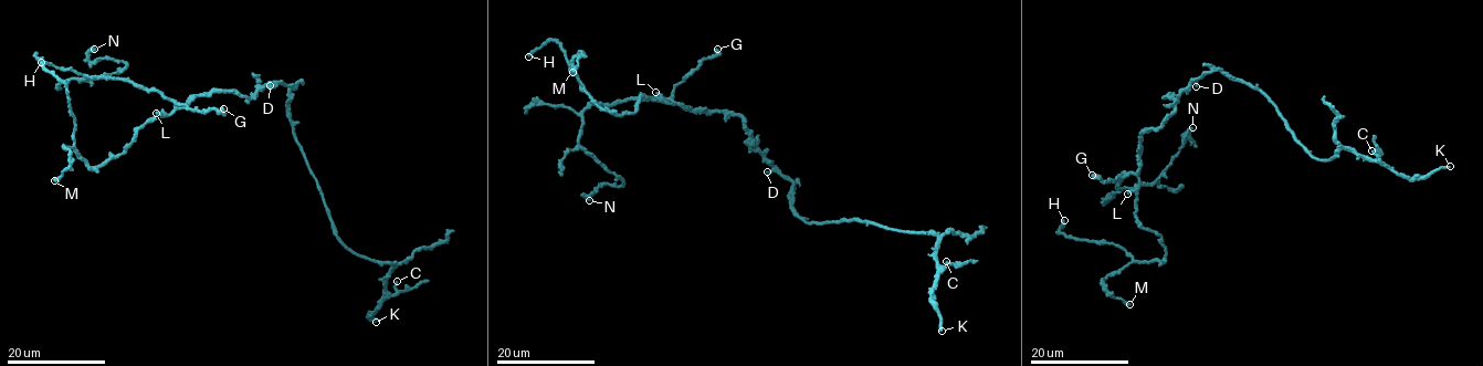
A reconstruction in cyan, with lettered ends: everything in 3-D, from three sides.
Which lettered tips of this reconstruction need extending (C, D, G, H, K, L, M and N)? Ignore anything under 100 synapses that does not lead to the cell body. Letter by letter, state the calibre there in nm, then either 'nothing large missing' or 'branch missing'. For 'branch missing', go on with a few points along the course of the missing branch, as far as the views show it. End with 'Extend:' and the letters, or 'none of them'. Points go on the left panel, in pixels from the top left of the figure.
C: 190 nm thick; nothing large missing
D: 280 nm thick; nothing large missing
G: 500 nm thick; nothing large missing
H: 480 nm thick; nothing large missing
K: 280 nm thick; branch missing
L: 260 nm thick; nothing large missing
M: 480 nm thick; nothing large missing
N: 500 nm thick; nothing large missing
Extend: K

